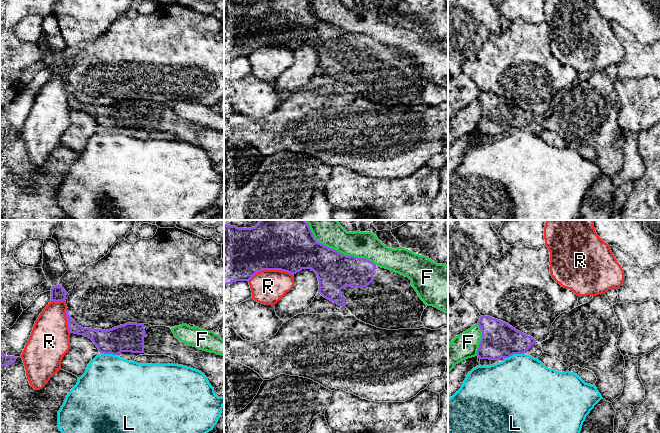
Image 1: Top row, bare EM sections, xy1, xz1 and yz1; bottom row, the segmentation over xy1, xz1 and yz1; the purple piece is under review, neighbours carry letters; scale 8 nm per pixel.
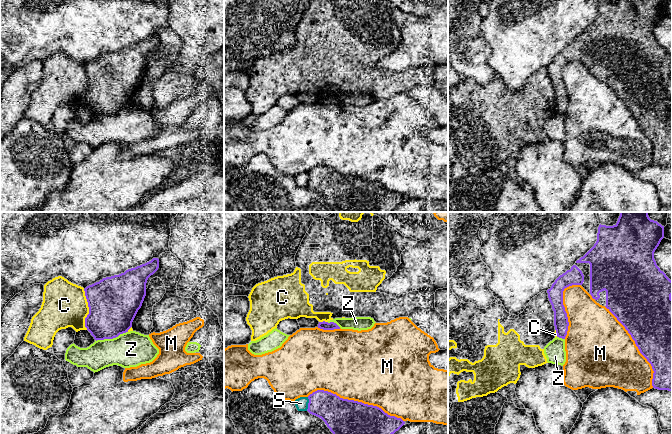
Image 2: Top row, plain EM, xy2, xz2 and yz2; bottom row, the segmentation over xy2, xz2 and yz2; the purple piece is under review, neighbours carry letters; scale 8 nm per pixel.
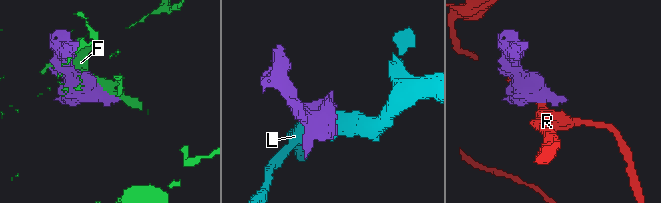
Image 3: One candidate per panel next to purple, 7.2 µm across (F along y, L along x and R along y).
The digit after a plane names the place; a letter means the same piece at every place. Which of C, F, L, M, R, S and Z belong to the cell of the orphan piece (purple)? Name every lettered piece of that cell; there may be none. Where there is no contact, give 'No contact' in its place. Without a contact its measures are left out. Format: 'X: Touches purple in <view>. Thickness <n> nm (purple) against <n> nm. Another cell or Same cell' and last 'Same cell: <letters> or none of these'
C: Touches purple in xy2. Thickness 400 nm (purple) against 360 nm. Another cell
F: Touches purple in xz1. Thickness 300 nm (purple) against 220 nm. Another cell
L: Touches purple in yz1. Thickness 280 nm (purple) against 480 nm. Another cell
M: Touches purple in xz2. Thickness 280 nm (purple) against 480 nm. Another cell
R: Touches purple in xz1. Thickness 480 nm (purple) against 280 nm. Another cell
S: Touches purple in xz2. Thickness 260 nm (purple) against 100 nm. Another cell
Z: Touches purple in xy2. Thickness 380 nm (purple) against 280 nm. Another cell
Same cell: none of these

